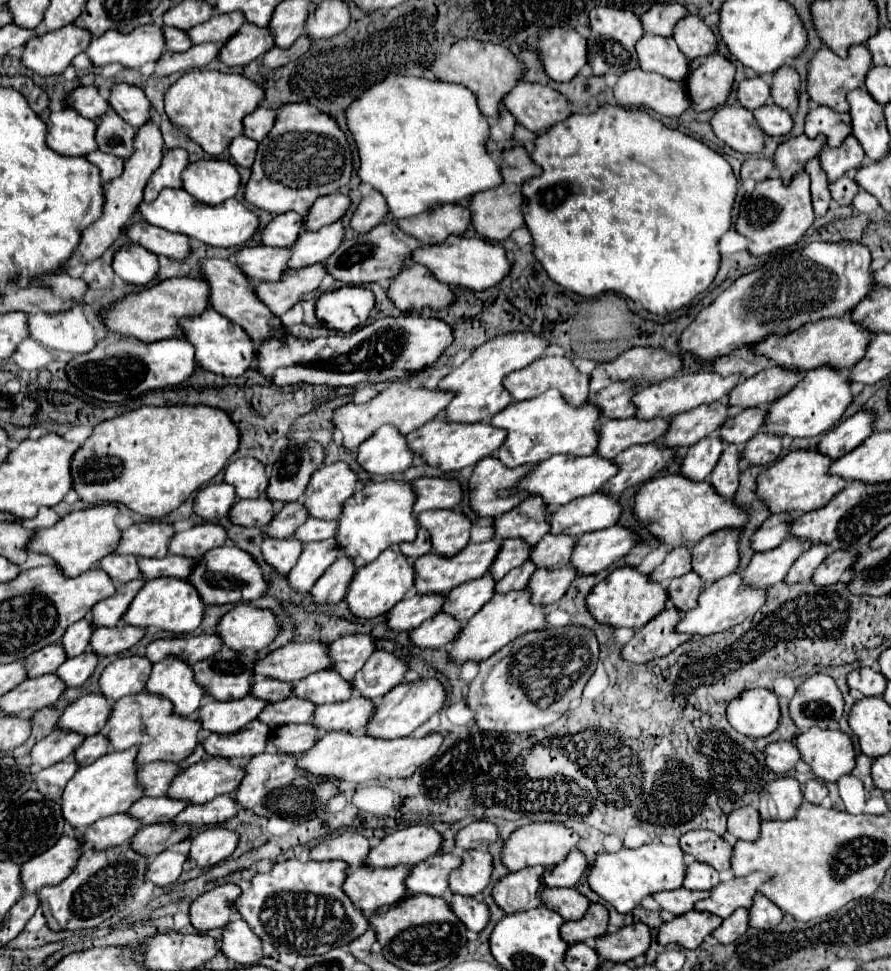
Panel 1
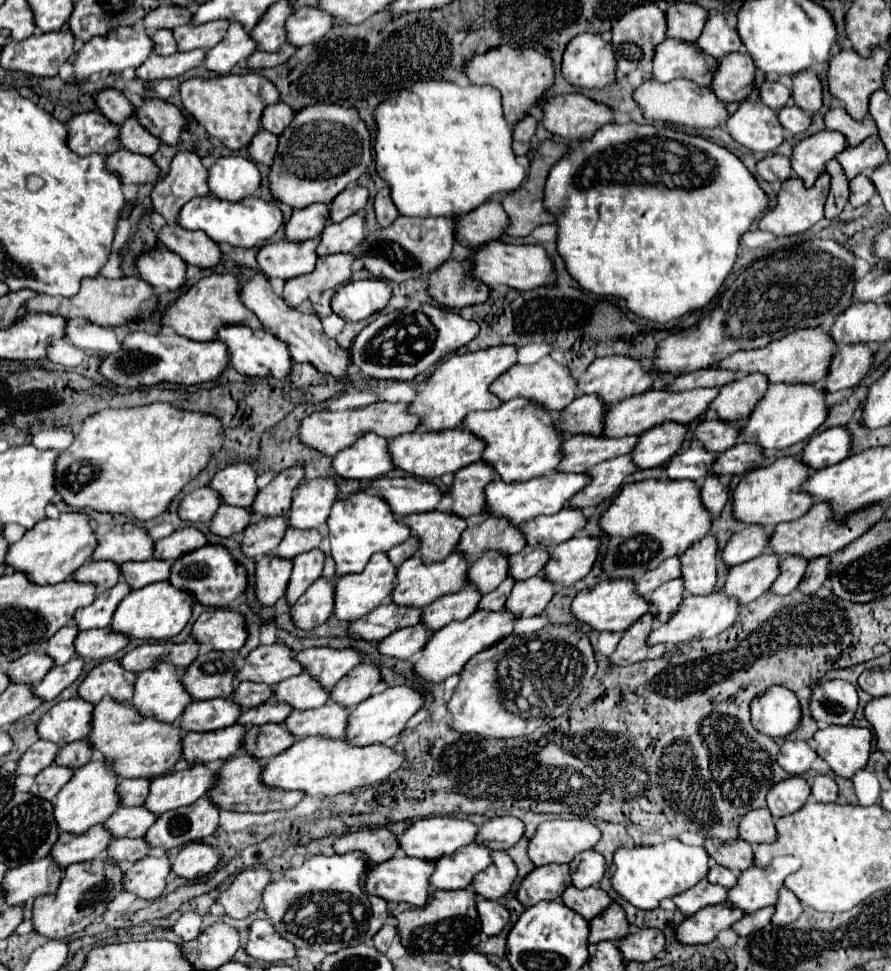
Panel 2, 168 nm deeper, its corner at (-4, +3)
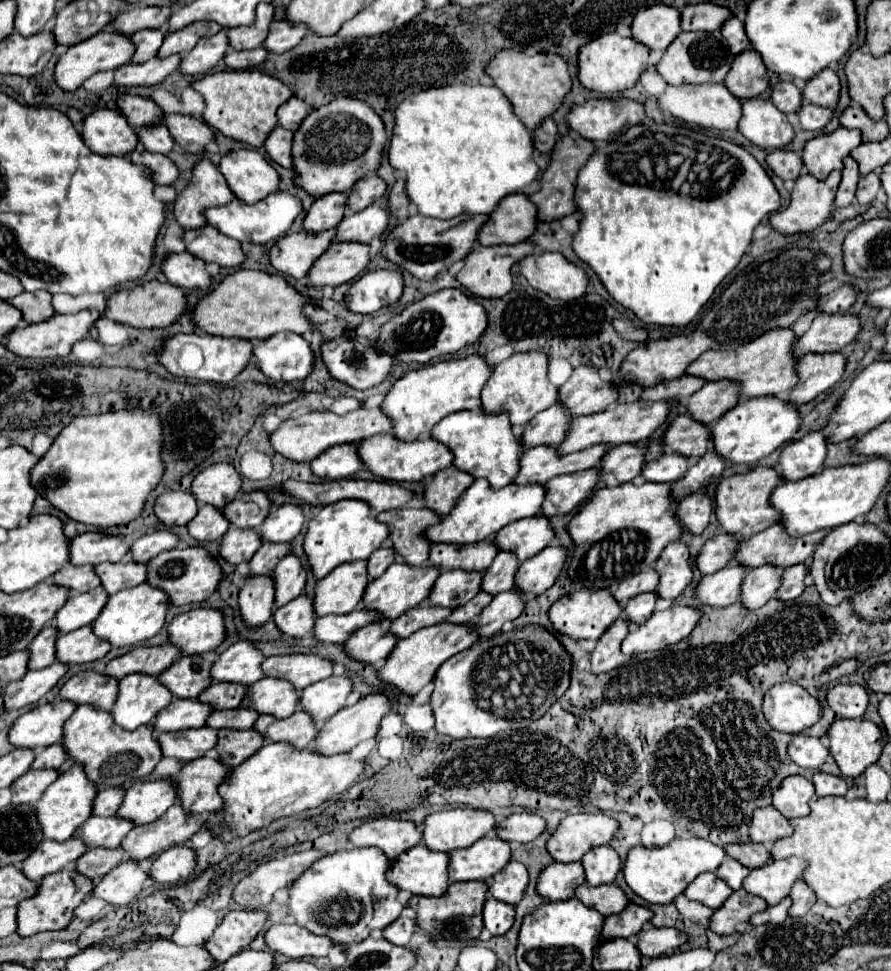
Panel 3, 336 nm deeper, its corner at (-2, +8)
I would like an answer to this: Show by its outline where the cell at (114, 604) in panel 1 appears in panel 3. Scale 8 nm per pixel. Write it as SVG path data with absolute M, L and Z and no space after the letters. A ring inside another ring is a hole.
M103 586L95 588L93 592L83 592L83 594L73 594L65 606L57 612L57 628L59 632L71 632L71 630L77 630L81 626L87 626L87 624L93 624L103 606L107 604L109 600L109 594L105 592Z

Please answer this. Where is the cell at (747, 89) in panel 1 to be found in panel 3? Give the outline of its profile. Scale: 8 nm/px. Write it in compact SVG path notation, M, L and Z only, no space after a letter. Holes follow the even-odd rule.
M777 82L771 88L771 102L785 114L787 112L797 112L797 108L803 102L801 90L797 90L797 86L793 82Z

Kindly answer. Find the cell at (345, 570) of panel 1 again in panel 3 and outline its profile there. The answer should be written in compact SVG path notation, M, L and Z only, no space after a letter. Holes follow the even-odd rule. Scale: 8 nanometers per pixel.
M307 594L297 596L289 604L277 608L273 614L273 620L283 634L293 638L305 636L307 632L313 630L313 624L315 624L315 608L311 598Z

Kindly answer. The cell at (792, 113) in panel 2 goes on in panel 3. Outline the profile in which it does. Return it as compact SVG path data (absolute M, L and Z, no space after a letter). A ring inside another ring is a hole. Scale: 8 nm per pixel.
M803 102L797 116L799 116L799 124L803 130L821 130L831 120L833 110Z

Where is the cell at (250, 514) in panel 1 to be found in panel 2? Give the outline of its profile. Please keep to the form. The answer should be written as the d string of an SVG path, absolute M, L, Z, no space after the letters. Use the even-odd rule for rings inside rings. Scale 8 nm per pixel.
M221 505L209 523L209 531L217 537L237 537L249 525L249 519L253 519L253 513L249 509Z

